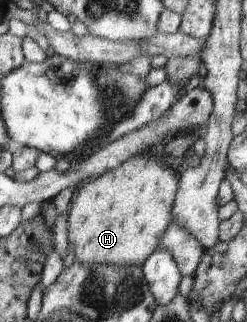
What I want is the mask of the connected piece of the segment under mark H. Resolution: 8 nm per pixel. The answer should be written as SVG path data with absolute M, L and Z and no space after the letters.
M158 149L147 150L143 153L131 155L128 159L125 159L125 162L122 162L115 168L105 171L102 175L94 177L88 182L83 182L82 185L79 186L77 196L73 195L73 200L71 200L71 210L67 212L68 241L69 246L71 246L71 250L75 251L75 261L84 265L111 263L112 265L141 267L145 260L147 260L147 258L149 258L149 256L155 252L155 249L158 248L158 242L161 240L163 233L167 230L167 227L172 224L171 209L178 189L177 174L169 166L166 166L163 162L161 162L159 157L161 157L161 154Z

